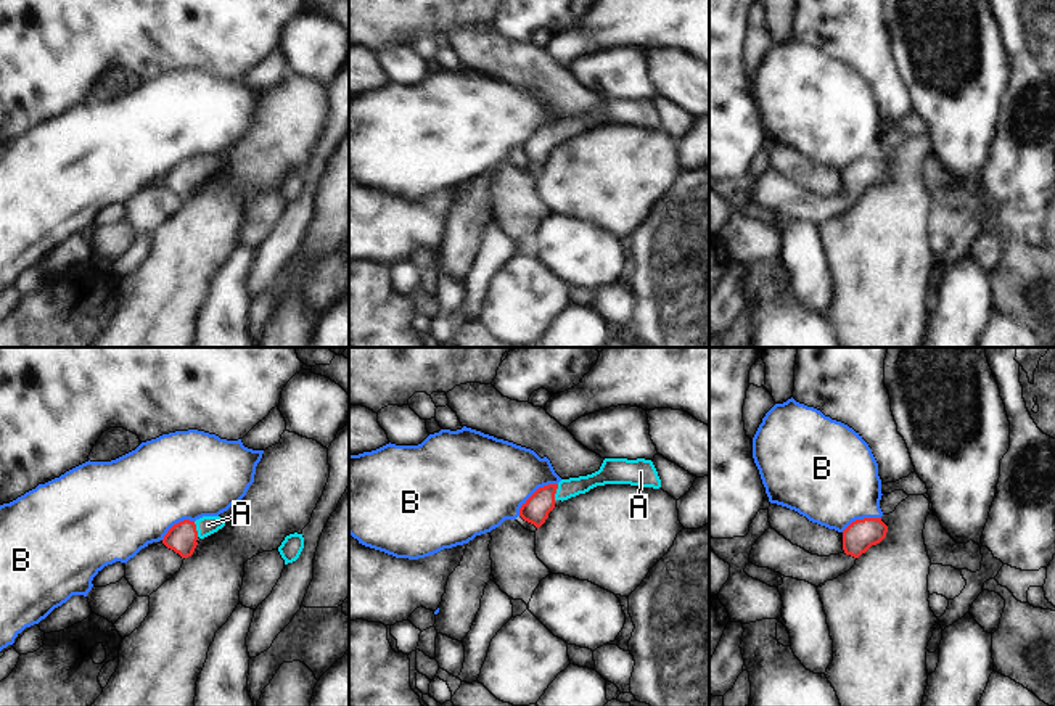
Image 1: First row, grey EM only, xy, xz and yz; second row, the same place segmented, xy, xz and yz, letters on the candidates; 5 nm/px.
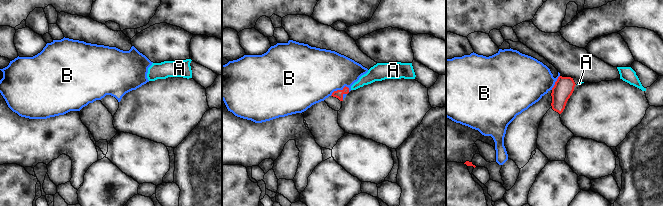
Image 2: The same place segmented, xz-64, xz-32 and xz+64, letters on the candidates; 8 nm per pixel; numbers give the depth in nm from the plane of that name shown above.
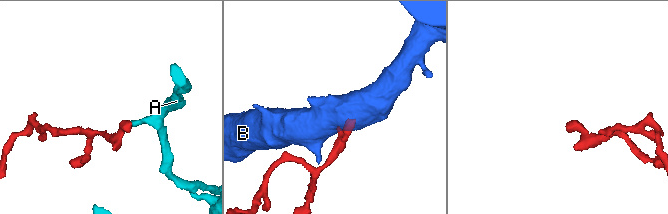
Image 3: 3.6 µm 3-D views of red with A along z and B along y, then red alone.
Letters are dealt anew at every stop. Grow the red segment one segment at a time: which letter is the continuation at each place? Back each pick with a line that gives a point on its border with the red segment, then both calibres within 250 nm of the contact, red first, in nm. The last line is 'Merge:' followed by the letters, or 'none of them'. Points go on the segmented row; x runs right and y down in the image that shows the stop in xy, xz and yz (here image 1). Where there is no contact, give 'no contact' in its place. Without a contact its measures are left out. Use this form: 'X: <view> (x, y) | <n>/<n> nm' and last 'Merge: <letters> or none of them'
A: xy (195, 529) | 150/100 nm
Merge: A

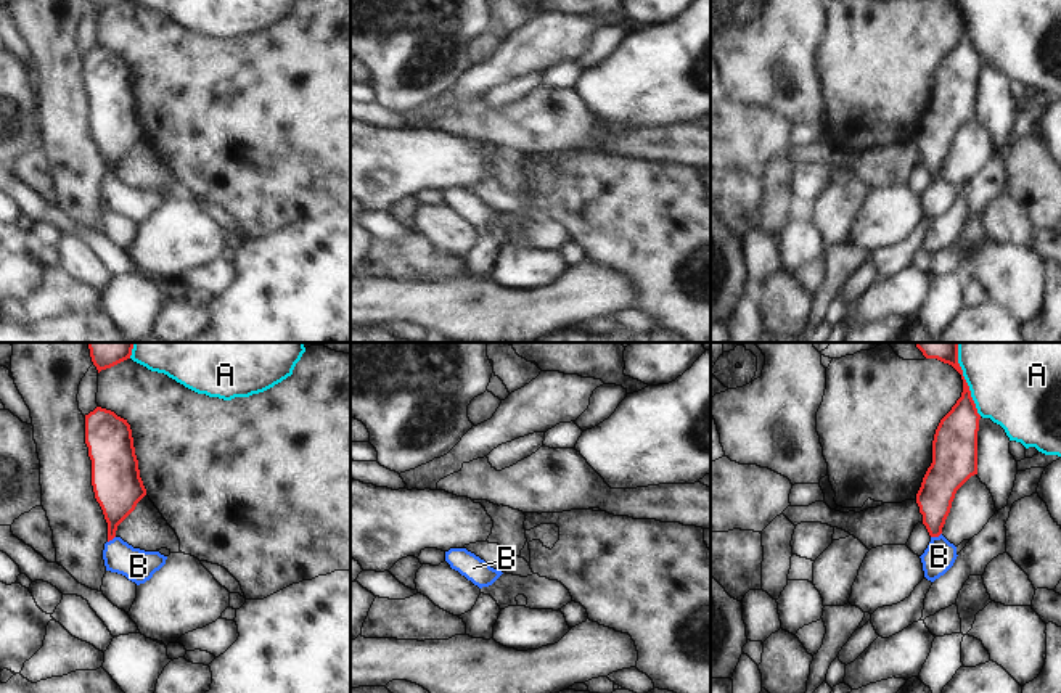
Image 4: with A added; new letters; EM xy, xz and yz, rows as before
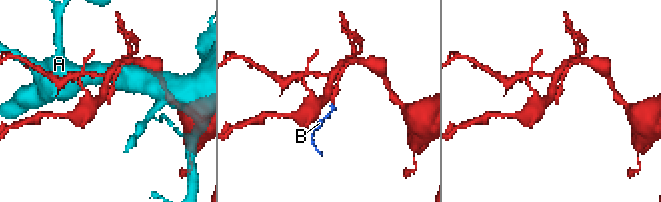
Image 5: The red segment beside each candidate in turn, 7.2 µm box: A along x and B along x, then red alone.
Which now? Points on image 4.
B: yz (936, 536) | 180/160 nm
Merge: B

